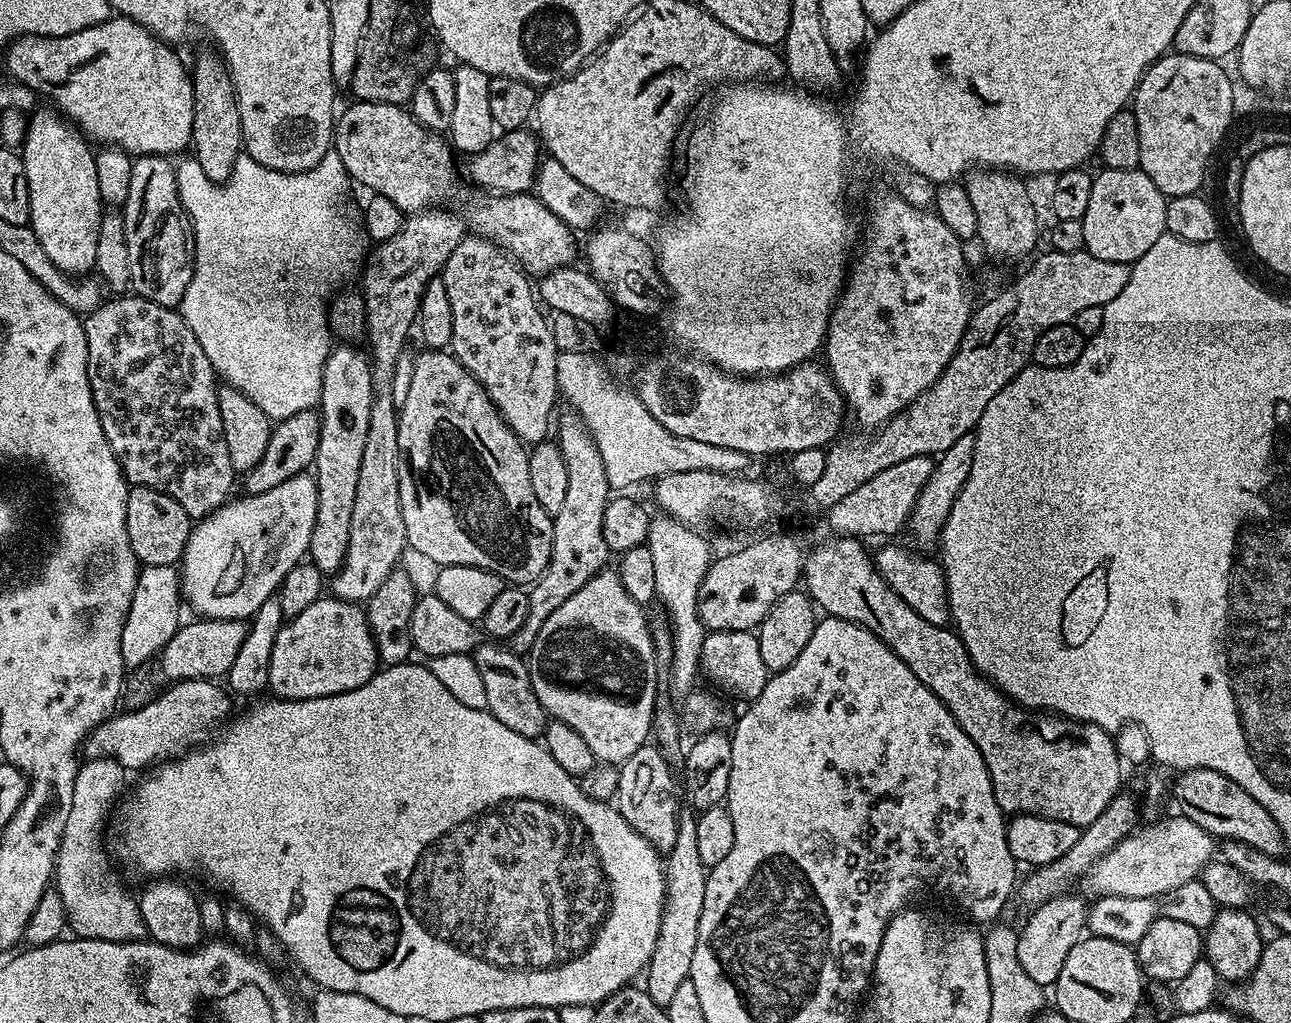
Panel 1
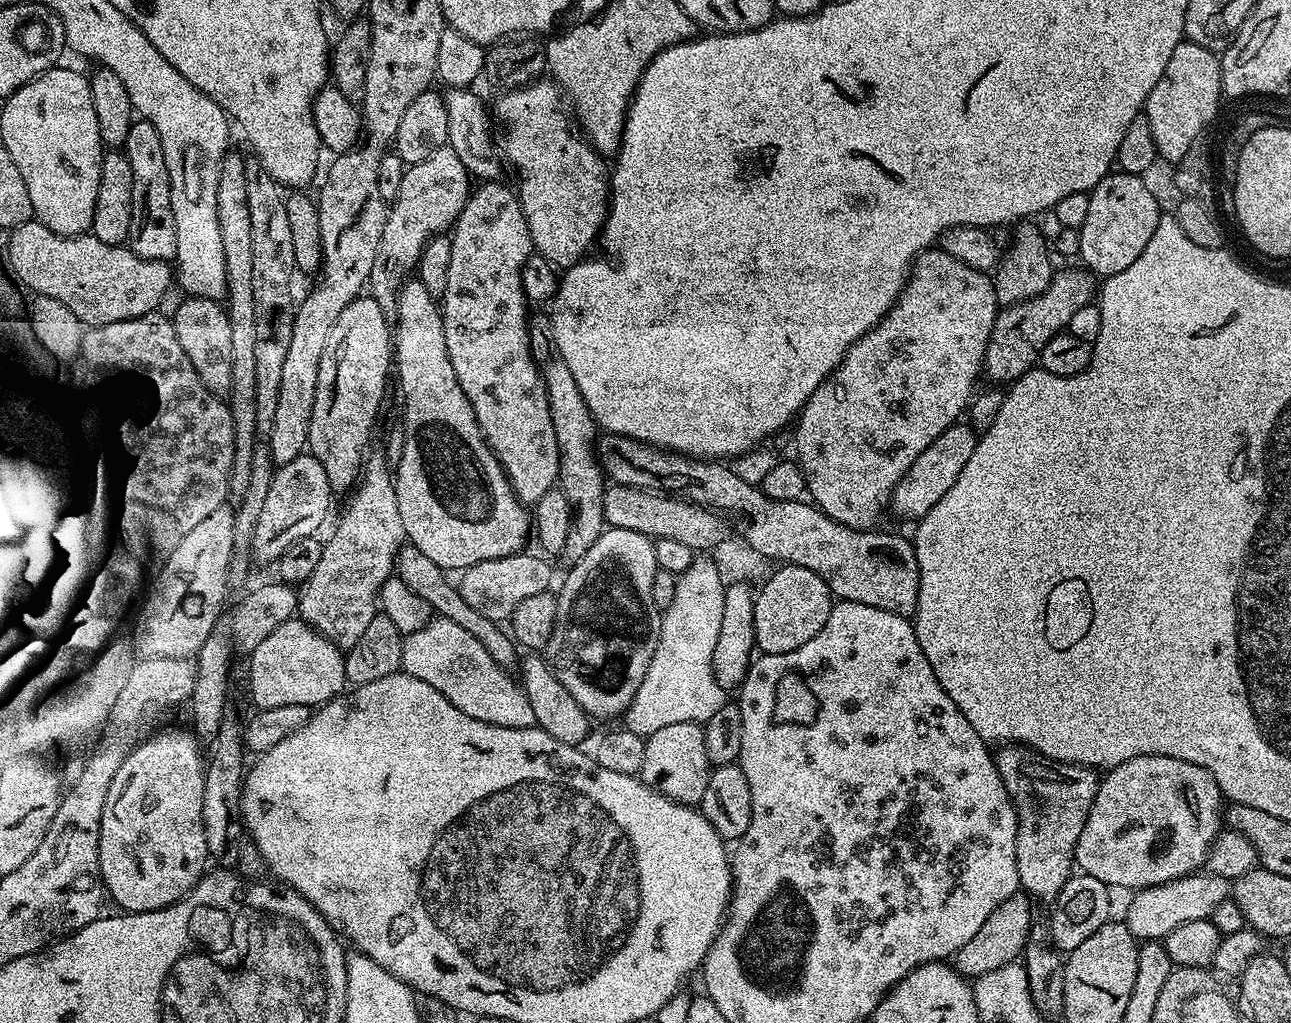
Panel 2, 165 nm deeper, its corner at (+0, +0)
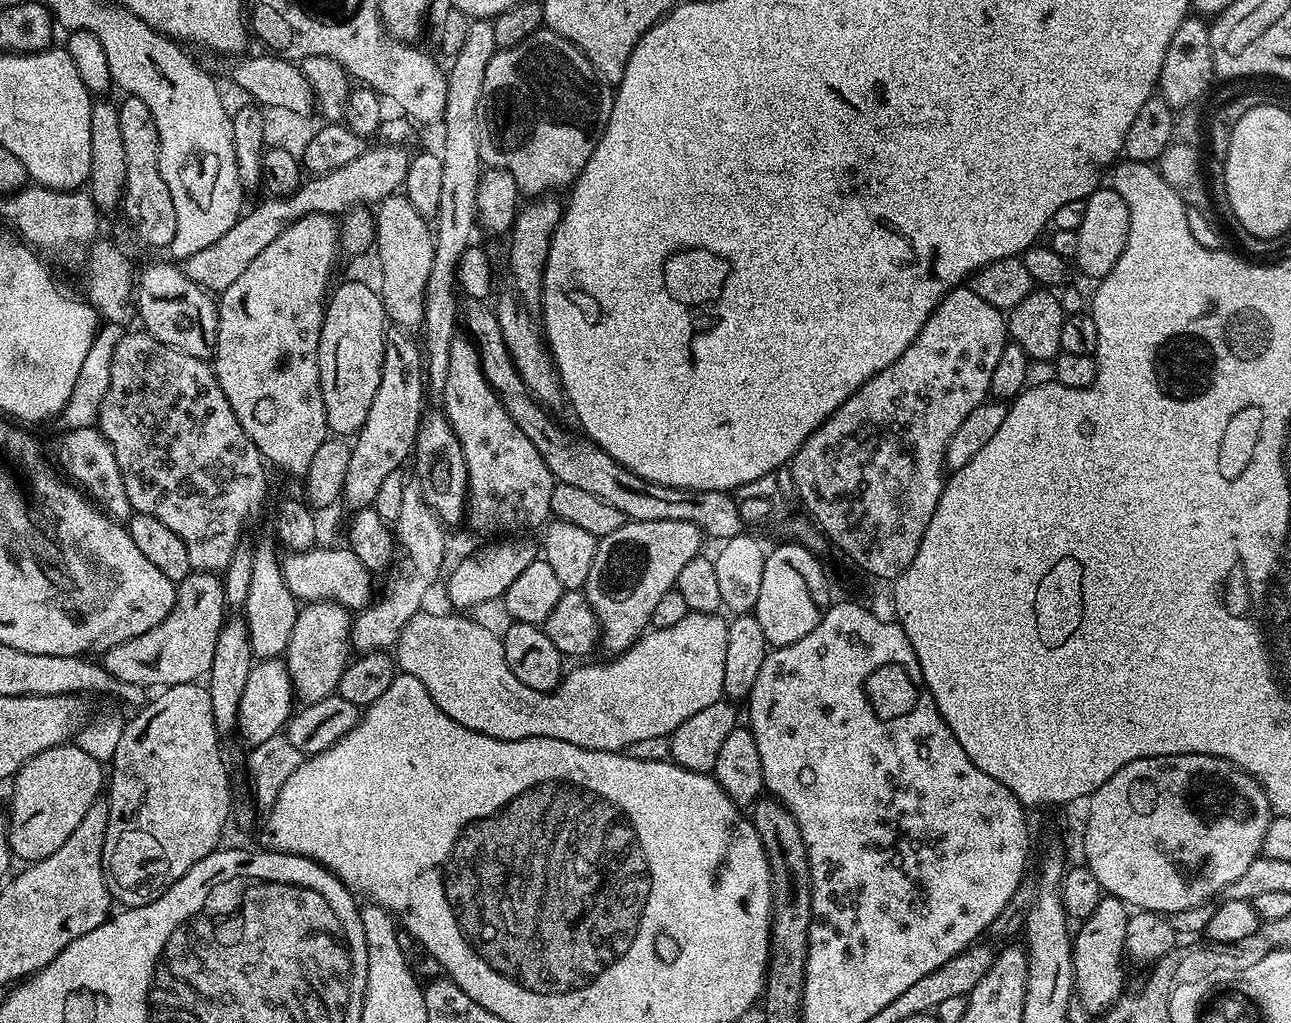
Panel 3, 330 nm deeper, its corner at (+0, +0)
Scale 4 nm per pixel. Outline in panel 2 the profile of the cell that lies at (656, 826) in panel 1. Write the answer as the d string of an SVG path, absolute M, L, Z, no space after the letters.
M678 722L675 726L654 730L654 734L646 737L638 779L658 794L679 804L699 805L702 794L706 794L709 771L706 738L701 725L694 722Z

